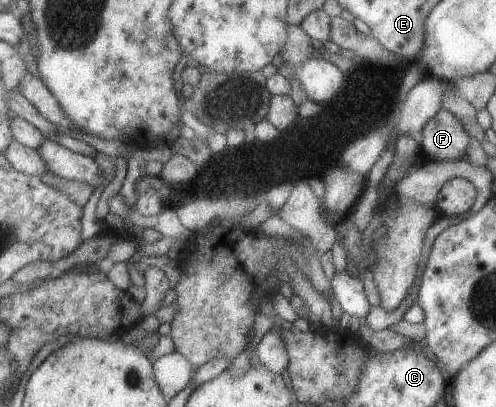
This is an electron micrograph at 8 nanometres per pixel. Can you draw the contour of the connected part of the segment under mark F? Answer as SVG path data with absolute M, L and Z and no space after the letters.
M444 108L430 116L421 130L420 153L424 161L452 161L465 157L470 136L460 120Z

